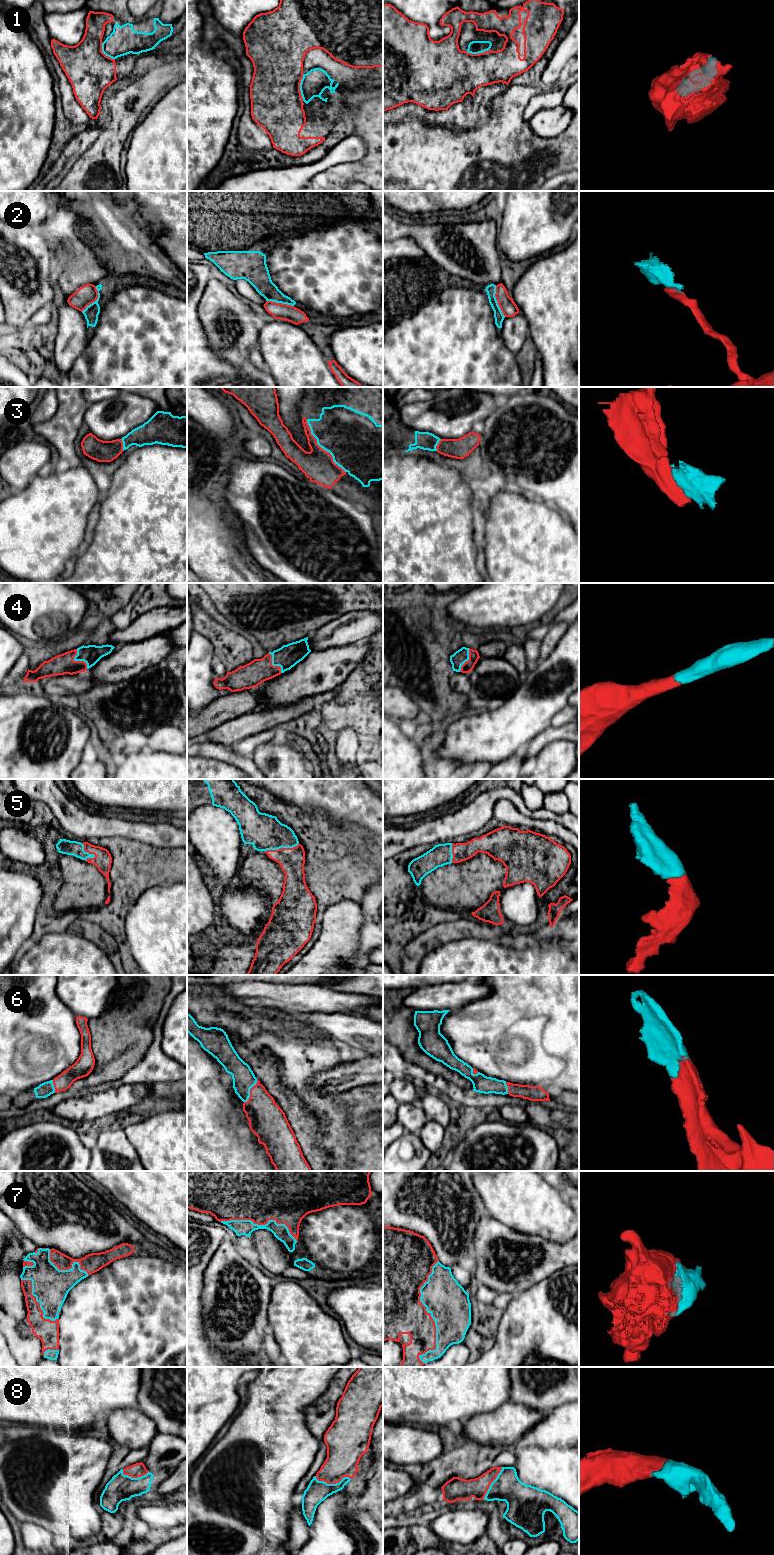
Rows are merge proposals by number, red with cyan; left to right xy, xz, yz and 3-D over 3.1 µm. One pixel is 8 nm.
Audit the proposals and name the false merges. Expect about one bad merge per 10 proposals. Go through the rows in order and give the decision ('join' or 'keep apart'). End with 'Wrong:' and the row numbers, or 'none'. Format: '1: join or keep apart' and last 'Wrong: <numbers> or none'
1: join
2: keep apart
3: join
4: join
5: join
6: join
7: join
8: join
Wrong: 2

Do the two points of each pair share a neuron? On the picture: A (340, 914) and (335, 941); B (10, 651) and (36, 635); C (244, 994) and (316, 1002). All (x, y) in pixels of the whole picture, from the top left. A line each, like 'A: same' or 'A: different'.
A: same
B: different
C: same

